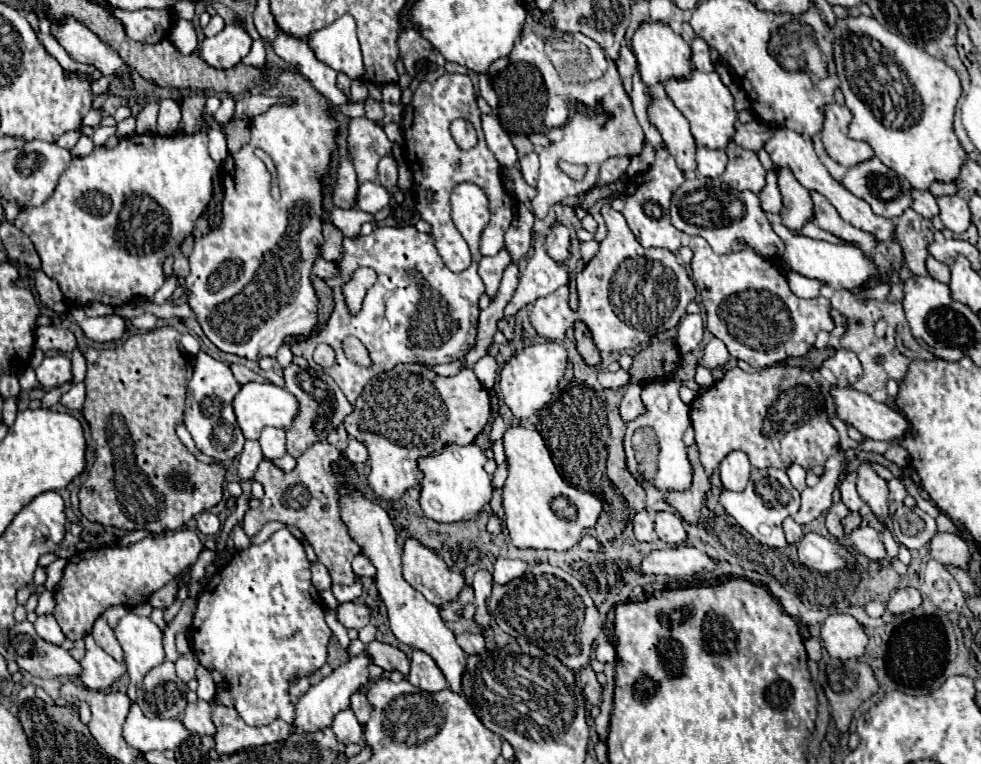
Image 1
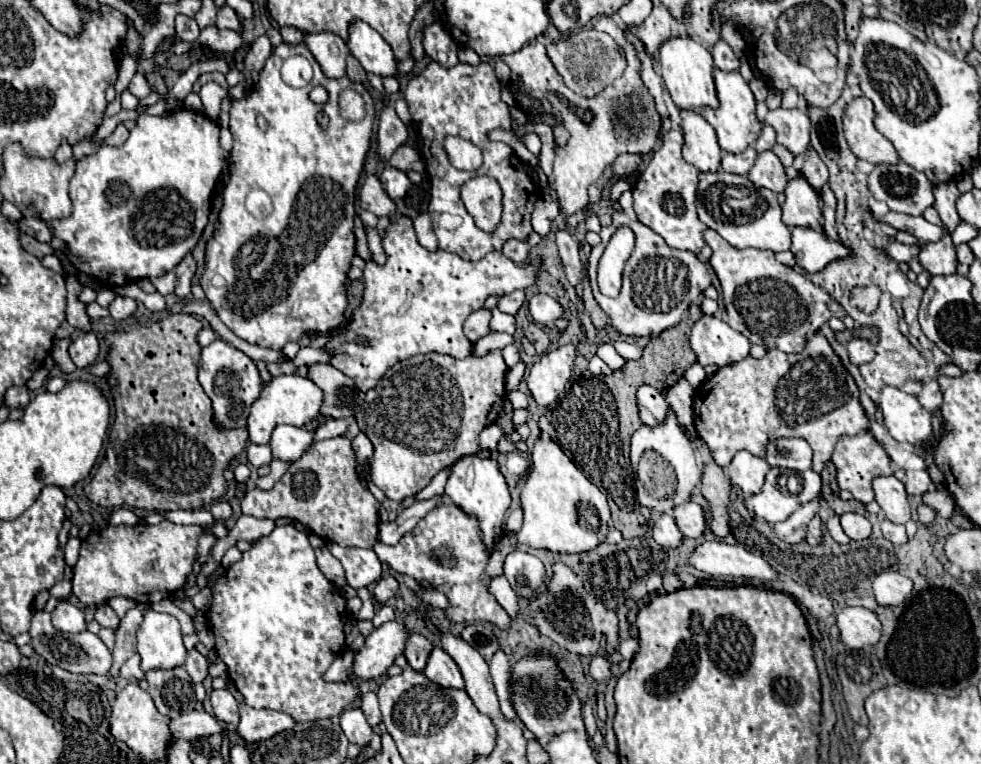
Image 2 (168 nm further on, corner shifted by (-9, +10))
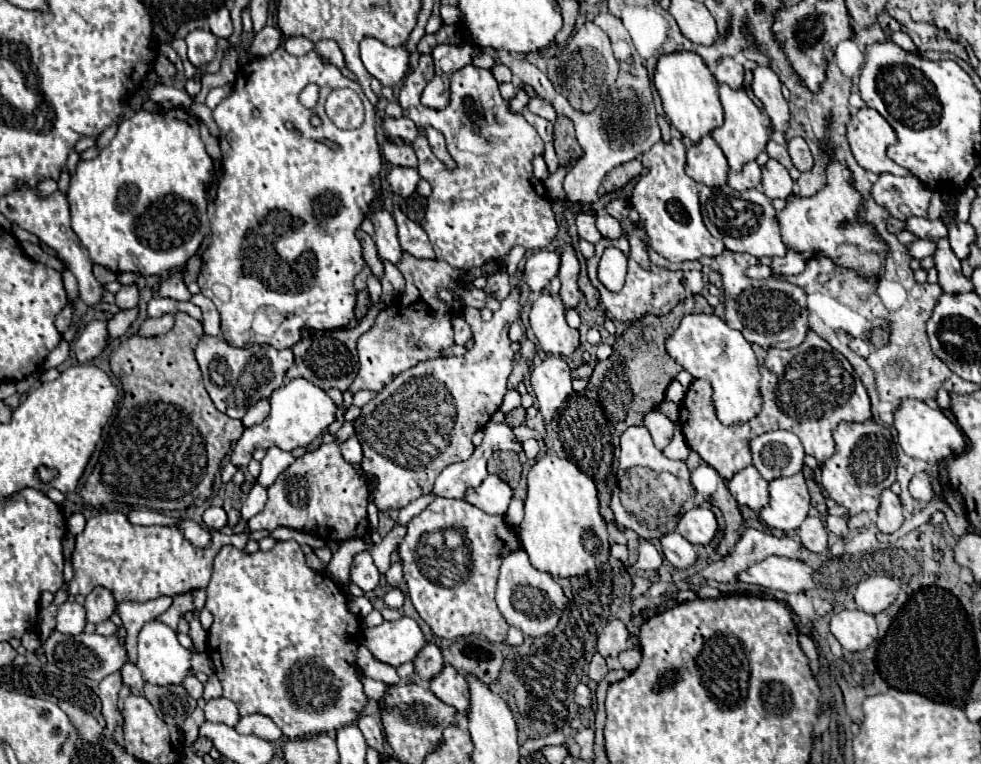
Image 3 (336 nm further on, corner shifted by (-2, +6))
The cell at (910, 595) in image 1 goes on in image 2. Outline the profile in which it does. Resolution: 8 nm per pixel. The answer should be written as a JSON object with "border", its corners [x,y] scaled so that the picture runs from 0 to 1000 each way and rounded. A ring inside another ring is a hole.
{"border":[[[910,746],[898,749],[890,762],[890,780],[892,780],[894,791],[898,791],[898,793],[910,796],[910,793],[918,791],[927,780],[929,772],[931,772],[931,762]]]}

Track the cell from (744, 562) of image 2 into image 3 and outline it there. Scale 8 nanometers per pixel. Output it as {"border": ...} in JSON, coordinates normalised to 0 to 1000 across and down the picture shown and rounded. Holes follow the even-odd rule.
{"border":[[[783,728],[750,754],[754,762],[797,775],[820,775],[830,767],[828,743],[815,733]]]}

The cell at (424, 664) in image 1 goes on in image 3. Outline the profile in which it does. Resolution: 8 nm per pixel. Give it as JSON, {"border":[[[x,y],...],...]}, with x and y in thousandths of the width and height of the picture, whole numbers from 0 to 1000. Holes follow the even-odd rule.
{"border":[[[453,869],[451,880],[438,890],[438,903],[455,921],[463,924],[469,935],[475,935],[477,929],[477,895],[473,885],[465,880],[465,874],[459,874],[459,869]]]}

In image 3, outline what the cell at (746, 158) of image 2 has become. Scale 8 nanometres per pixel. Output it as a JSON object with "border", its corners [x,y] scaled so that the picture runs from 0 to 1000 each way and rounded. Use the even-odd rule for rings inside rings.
{"border":[[[767,209],[756,217],[756,225],[742,225],[742,243],[756,251],[762,246],[773,246],[775,241],[775,217]]]}

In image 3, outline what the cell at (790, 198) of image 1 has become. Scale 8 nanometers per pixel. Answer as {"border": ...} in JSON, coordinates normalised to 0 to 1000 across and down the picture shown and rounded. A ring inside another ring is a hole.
{"border":[[[846,212],[844,225],[846,225],[846,246],[840,246],[826,259],[815,259],[815,257],[803,259],[799,275],[793,280],[797,317],[803,325],[809,325],[822,335],[842,332],[852,346],[860,351],[873,351],[887,364],[889,359],[895,359],[897,343],[903,332],[903,322],[891,309],[887,296],[877,296],[877,293],[869,293],[862,298],[856,296],[856,291],[864,285],[869,288],[873,283],[879,257],[866,243],[866,225],[862,223],[860,215]]]}

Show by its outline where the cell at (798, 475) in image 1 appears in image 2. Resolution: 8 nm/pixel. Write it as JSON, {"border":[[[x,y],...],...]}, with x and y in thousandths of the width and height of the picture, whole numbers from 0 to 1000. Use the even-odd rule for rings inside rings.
{"border":[[[790,573],[782,581],[782,607],[821,618],[827,613],[827,584],[819,573]]]}

